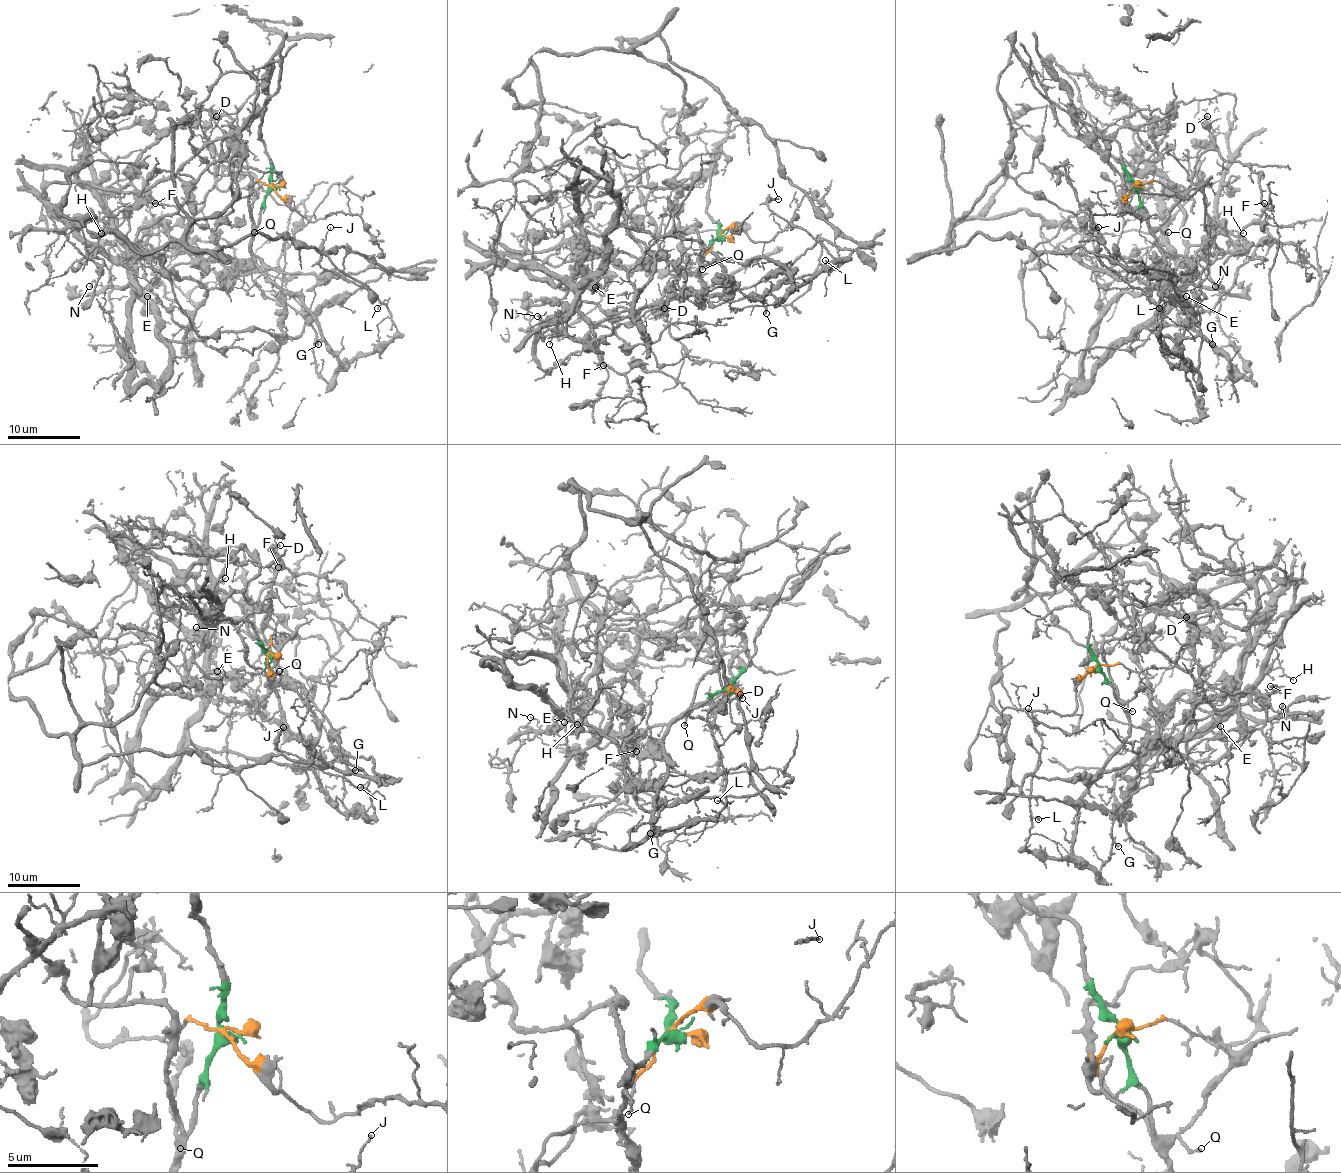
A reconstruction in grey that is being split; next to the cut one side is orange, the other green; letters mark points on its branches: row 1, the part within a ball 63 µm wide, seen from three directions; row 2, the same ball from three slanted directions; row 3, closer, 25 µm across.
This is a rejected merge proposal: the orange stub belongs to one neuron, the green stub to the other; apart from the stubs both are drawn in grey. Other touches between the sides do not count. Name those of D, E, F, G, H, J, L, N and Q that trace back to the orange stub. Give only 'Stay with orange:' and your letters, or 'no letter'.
Stay with orange: D, E, F, H, N

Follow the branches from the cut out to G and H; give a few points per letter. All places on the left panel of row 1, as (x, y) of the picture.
G: (271, 186), (251, 243), (254, 263), (313, 318), (342, 365), (329, 381), (314, 369), (318, 345)
H: (271, 184), (216, 184), (178, 245), (132, 252), (103, 228), (101, 234)

